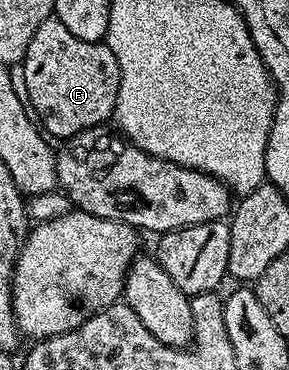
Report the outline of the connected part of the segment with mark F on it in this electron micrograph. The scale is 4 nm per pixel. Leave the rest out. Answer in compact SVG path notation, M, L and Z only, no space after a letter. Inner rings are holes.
M47 17L40 24L38 31L34 31L34 39L30 39L30 47L26 47L26 55L22 62L22 70L24 69L24 87L22 83L22 93L26 98L27 104L30 106L31 112L34 114L35 120L42 126L43 132L49 138L64 137L63 139L71 139L76 134L81 133L83 129L94 129L105 124L104 120L111 118L116 112L116 104L118 103L118 91L120 90L120 68L118 67L118 59L114 59L114 51L110 51L110 47L106 43L98 41L87 41L86 39L78 39L78 35L70 35L70 30L64 26L55 17Z

